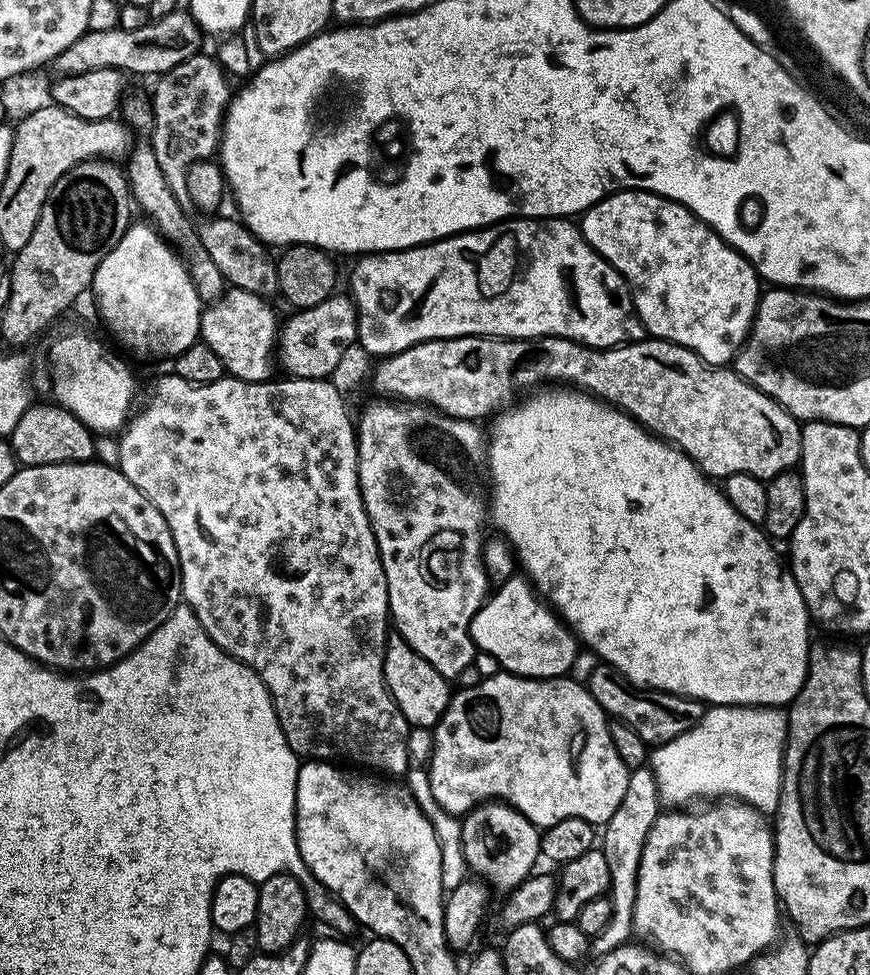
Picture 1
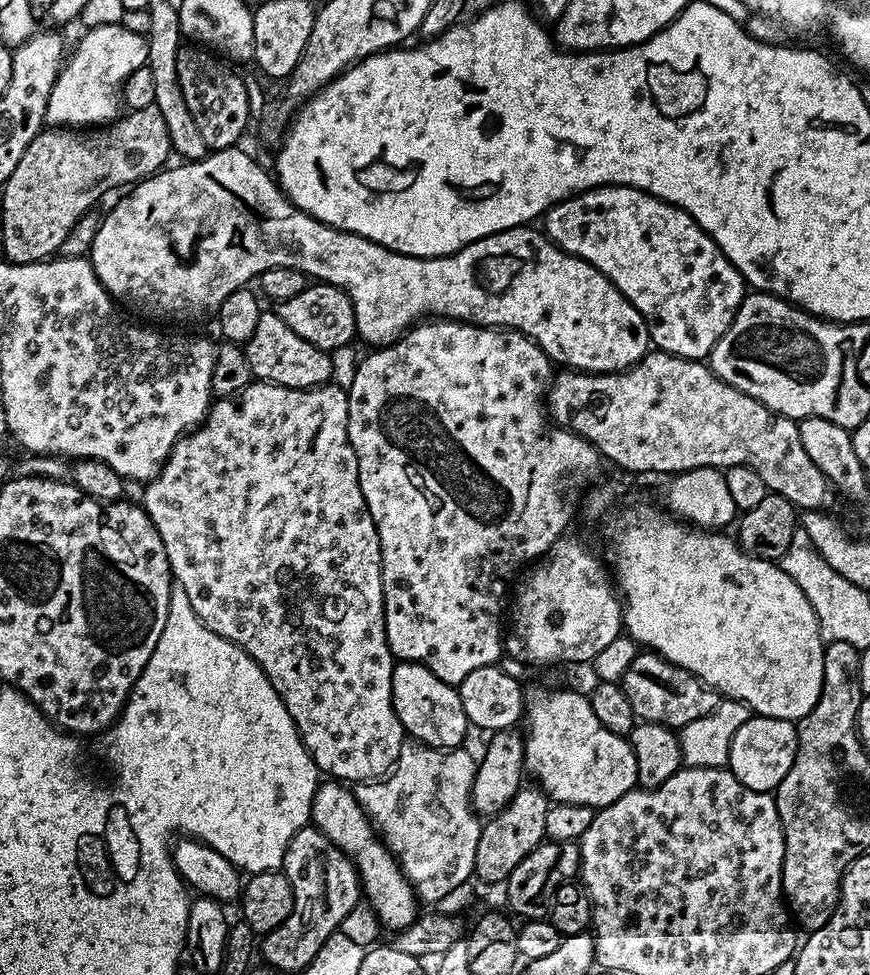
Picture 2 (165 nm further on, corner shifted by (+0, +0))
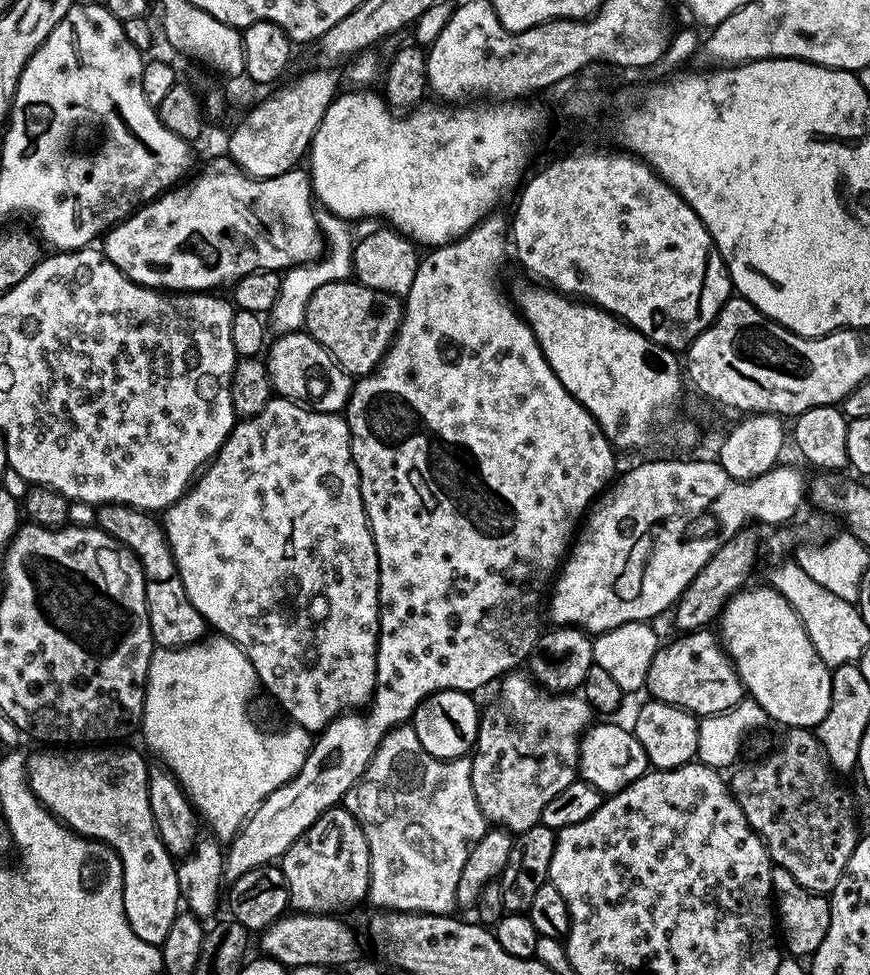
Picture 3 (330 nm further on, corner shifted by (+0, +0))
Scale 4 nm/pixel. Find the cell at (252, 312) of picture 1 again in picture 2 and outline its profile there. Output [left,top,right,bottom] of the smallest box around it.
[243,311,333,388]

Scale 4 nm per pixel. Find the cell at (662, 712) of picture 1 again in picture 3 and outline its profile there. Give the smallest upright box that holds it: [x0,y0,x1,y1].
[644,631,745,718]

